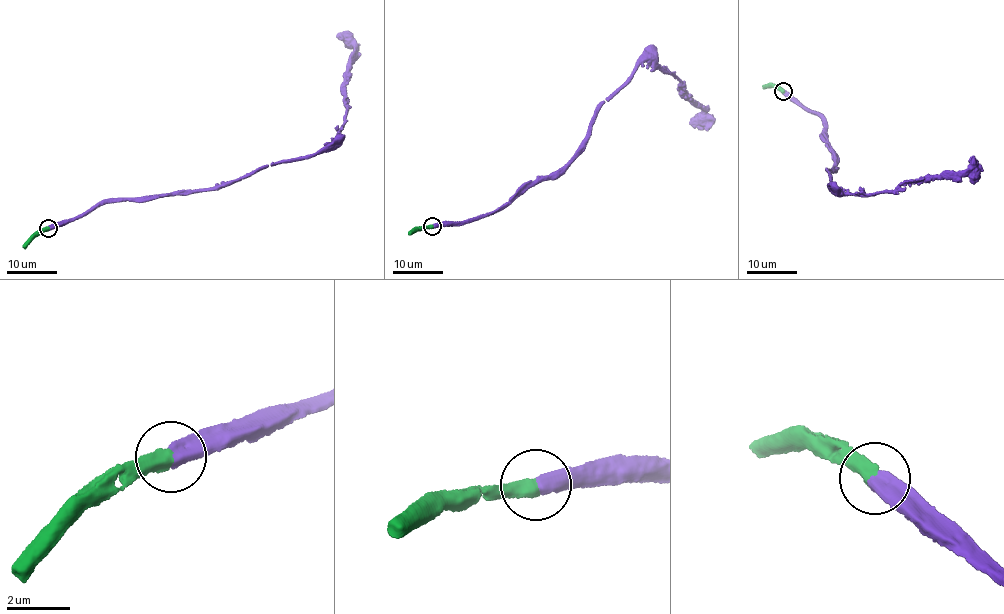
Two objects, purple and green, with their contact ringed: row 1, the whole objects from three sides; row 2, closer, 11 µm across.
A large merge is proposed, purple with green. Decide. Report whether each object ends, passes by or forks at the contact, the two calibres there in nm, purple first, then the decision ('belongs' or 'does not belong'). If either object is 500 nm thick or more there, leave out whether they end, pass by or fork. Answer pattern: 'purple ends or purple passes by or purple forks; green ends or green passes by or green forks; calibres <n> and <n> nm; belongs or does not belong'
calibres 550 and 480 nm; belongs

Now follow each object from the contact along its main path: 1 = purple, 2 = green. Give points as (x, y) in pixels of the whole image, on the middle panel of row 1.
1: (432, 226), (494, 212), (562, 173), (603, 102), (648, 60), (702, 108), (693, 127)
2: (432, 226), (408, 233)

